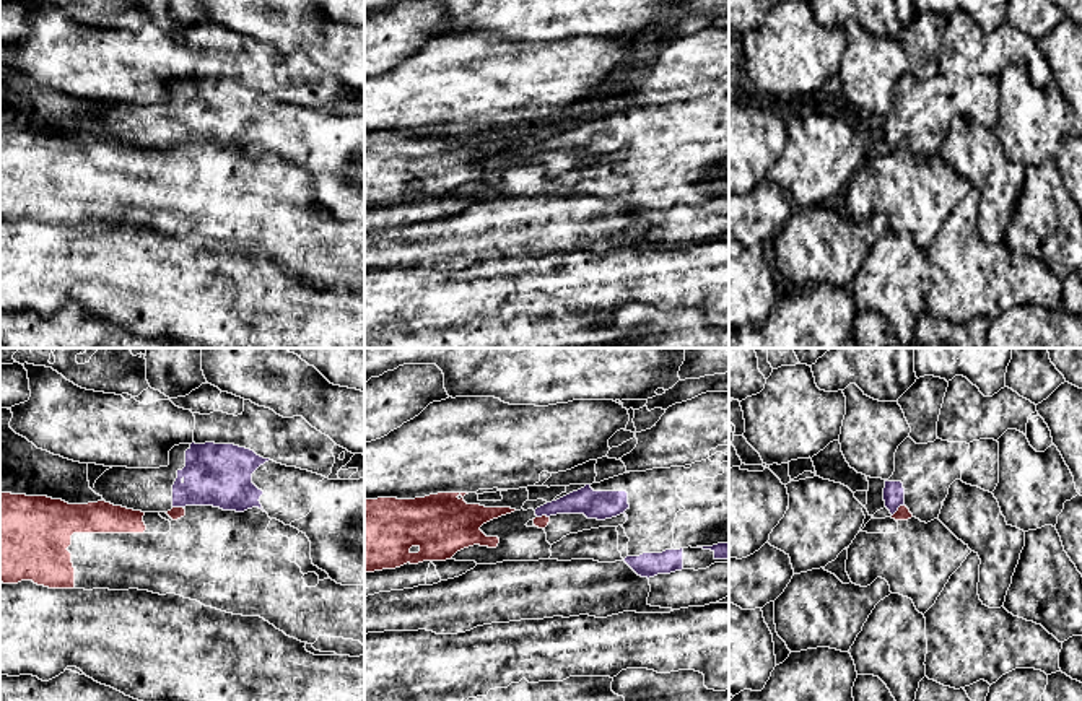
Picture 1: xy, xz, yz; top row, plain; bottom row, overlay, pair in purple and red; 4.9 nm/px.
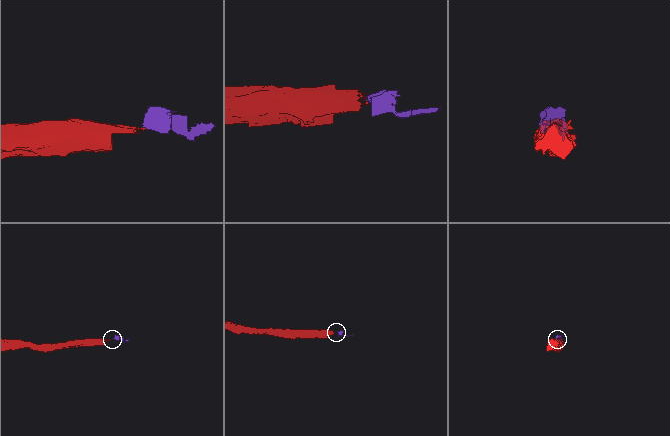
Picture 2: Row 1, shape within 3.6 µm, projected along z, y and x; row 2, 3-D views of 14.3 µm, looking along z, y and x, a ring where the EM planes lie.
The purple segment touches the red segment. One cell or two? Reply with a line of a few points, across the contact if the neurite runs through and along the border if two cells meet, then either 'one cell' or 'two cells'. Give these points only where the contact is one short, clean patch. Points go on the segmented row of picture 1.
line yz (903, 505), (892, 516); two cells

